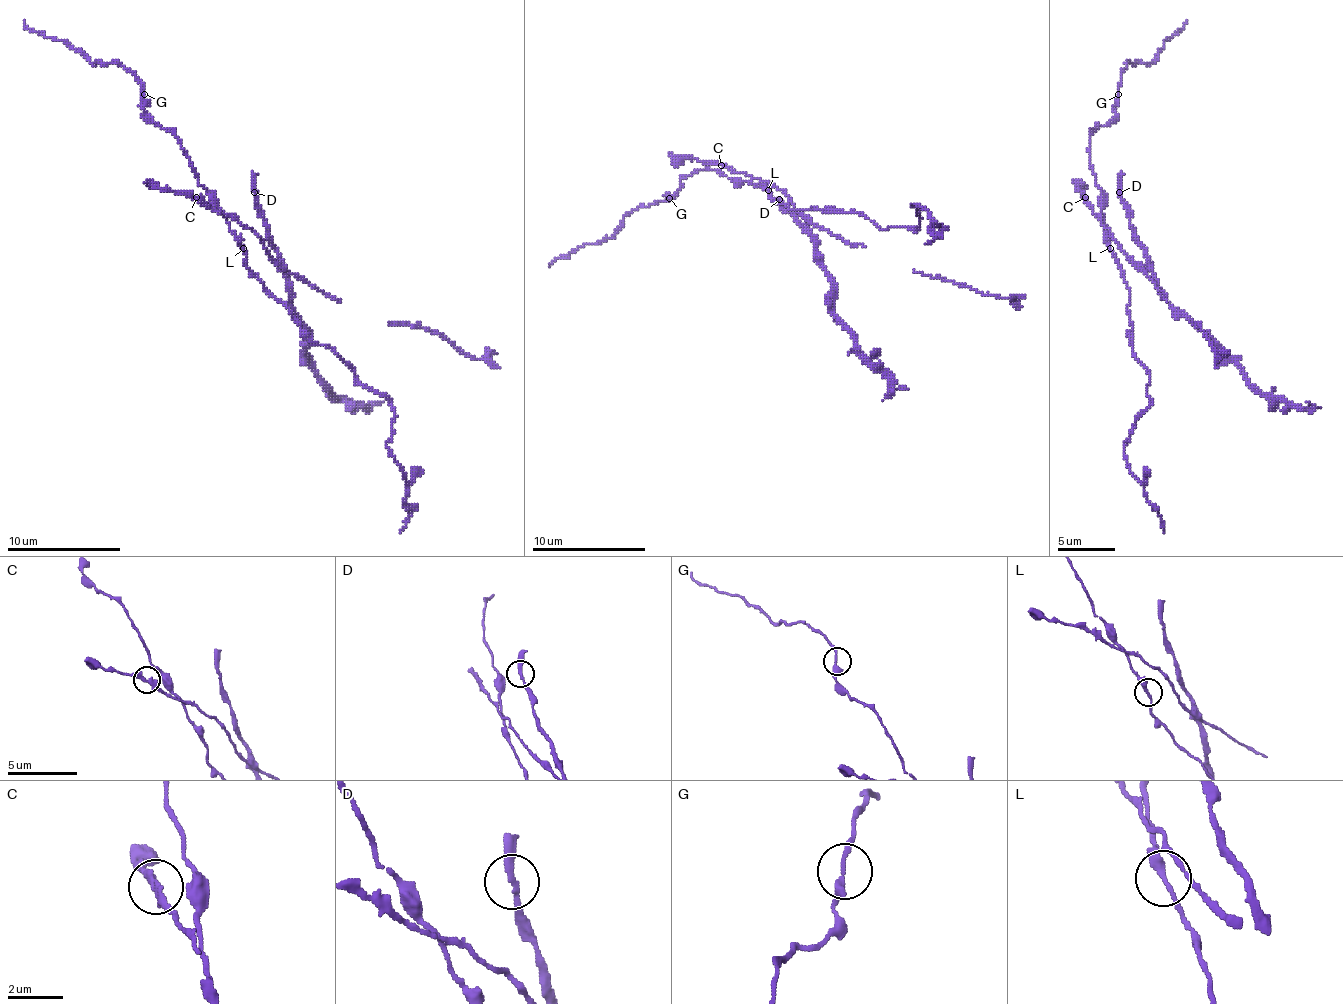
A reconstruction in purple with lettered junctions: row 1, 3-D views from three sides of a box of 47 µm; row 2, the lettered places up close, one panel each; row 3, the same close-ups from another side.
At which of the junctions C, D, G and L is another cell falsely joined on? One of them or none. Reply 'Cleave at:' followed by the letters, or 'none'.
Cleave at: none

